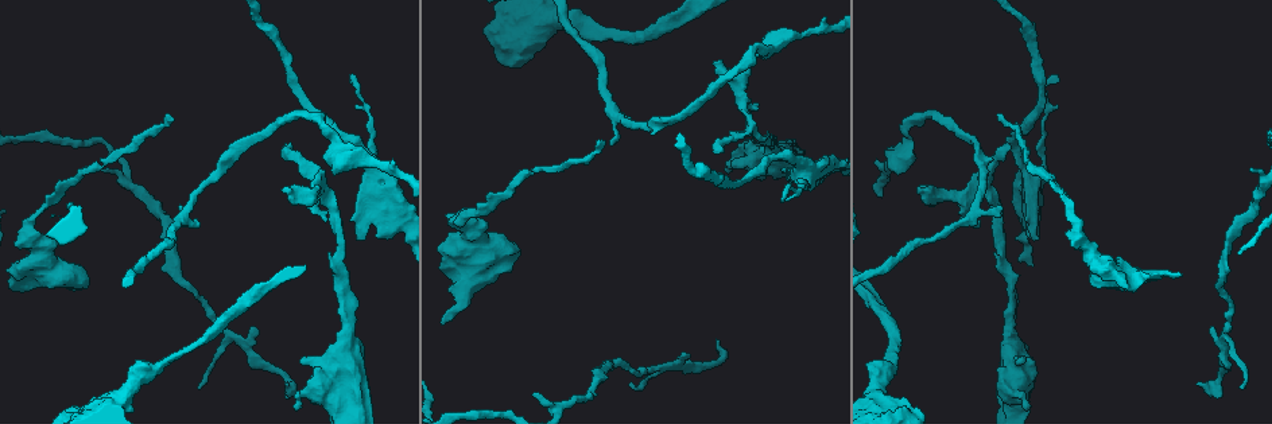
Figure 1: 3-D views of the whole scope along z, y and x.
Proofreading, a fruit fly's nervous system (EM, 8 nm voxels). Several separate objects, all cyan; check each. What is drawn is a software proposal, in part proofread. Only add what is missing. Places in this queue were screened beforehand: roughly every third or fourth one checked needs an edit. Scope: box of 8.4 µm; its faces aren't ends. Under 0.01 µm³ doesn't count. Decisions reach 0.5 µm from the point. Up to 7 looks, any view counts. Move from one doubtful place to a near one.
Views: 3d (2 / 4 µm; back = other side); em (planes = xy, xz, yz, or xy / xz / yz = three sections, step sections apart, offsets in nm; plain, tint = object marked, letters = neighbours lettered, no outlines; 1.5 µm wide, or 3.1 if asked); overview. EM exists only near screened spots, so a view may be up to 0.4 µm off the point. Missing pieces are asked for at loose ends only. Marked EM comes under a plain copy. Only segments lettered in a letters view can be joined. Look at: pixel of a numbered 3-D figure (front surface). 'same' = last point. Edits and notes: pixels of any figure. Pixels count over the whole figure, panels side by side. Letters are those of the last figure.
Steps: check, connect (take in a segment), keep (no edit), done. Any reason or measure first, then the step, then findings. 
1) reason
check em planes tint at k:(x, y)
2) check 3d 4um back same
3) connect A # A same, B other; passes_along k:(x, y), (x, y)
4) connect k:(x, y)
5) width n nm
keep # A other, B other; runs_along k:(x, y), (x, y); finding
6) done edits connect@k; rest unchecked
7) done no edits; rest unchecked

free end
check 3d 4um at 1:(717, 62)

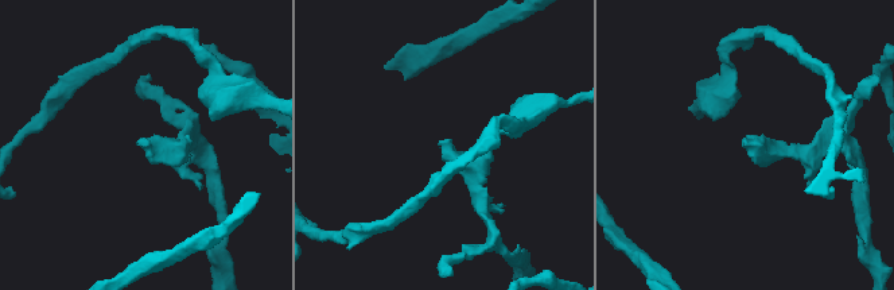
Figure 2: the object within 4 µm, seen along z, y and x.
check em yz step 4 letters at 2:(746, 140)

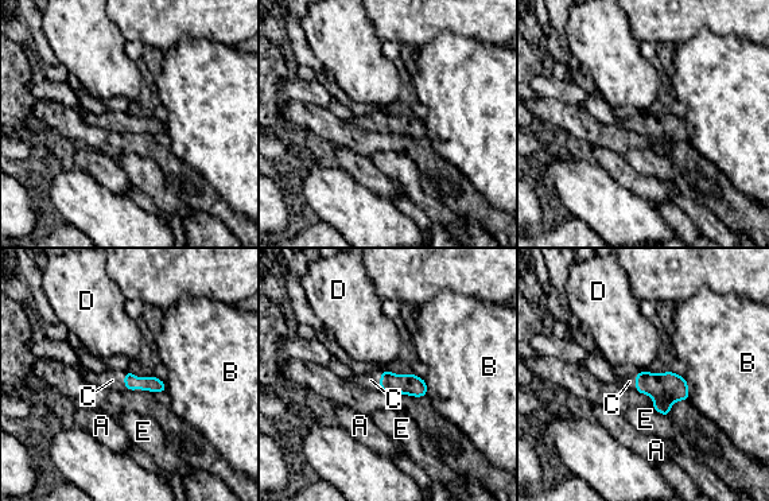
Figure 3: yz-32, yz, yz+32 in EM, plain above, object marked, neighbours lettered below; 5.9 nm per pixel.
another direction
check em planes letters same

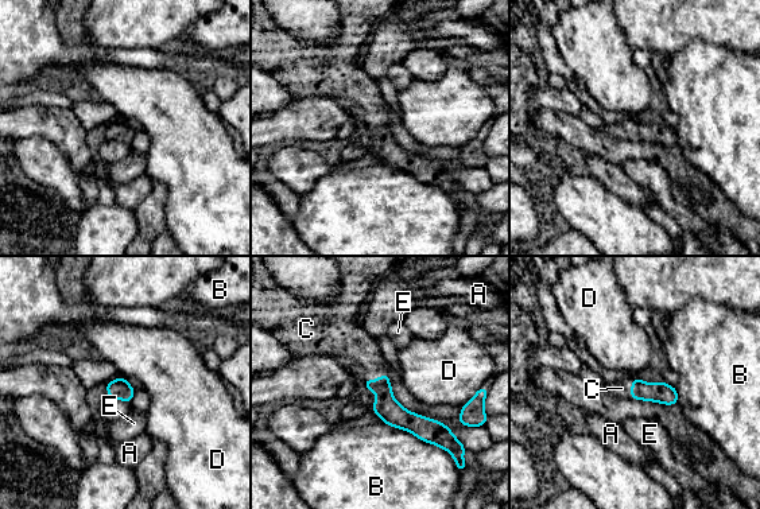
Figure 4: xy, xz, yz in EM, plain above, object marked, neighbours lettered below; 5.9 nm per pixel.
longest_contact B 420 nm
connect C # A other, B other, C same, D other, E other; the neuron continues

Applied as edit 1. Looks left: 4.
an open end
check 3d 4um at 1:(391, 237)

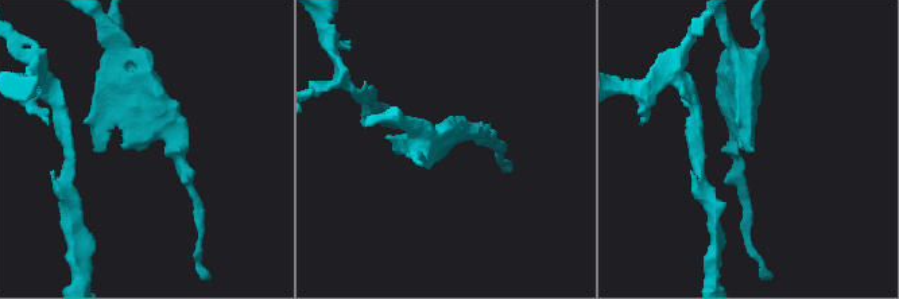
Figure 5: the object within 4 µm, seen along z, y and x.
check em yz step 8 letters at 5:(139, 150)

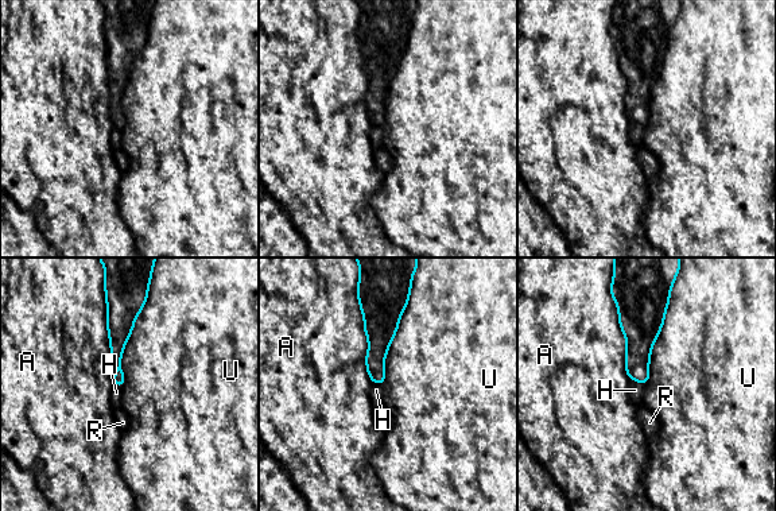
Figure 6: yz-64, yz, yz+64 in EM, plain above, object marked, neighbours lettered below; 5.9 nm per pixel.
cut it another way
check em planes letters same

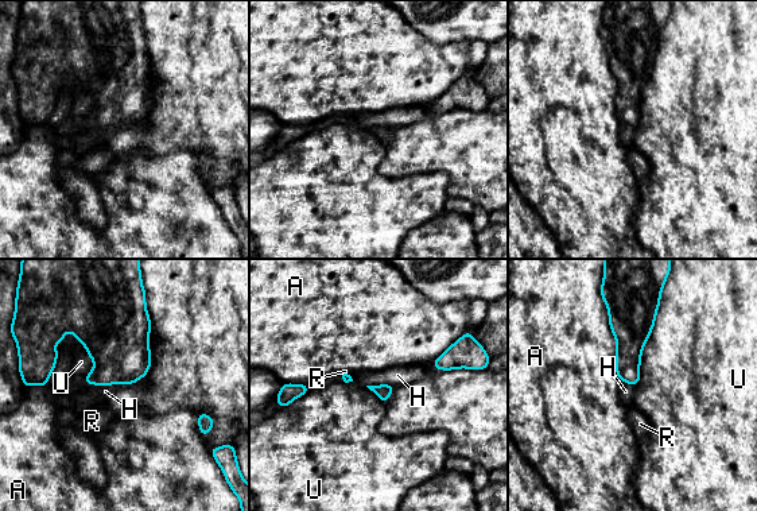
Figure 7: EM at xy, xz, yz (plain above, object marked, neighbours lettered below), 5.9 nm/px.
longest_contact U 550 nm
keep # A other, H other, R other, U other; border 7:(144, 375), (132, 383), (101, 386); no lettered segment goes on from it

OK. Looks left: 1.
done edits connect@4; rest unchecked

